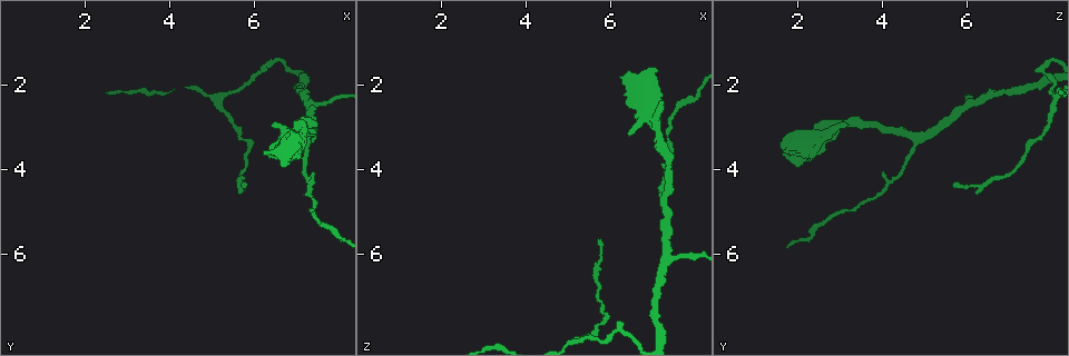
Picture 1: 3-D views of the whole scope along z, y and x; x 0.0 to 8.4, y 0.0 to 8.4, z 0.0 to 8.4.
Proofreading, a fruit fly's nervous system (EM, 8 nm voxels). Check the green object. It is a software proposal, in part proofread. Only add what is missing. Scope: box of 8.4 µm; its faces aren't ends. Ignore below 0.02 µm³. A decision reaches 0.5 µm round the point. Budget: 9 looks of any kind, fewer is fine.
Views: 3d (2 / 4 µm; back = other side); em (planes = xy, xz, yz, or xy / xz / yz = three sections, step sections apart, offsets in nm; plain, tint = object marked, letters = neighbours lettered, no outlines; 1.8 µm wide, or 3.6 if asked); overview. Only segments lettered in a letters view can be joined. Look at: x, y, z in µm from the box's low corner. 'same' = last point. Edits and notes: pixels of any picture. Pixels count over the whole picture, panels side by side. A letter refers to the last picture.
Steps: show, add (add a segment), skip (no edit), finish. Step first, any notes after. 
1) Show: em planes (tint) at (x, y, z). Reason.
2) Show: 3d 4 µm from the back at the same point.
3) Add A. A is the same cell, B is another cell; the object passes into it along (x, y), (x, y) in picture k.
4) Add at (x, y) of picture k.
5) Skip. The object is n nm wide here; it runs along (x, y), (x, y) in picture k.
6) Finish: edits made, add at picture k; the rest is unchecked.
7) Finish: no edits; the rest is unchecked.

Show: 3d 4 µm at (5.75, 4.40, 5.65). Thin end.

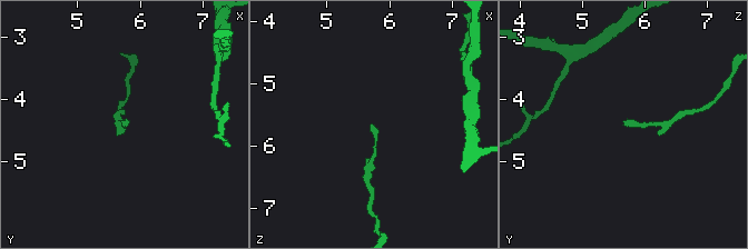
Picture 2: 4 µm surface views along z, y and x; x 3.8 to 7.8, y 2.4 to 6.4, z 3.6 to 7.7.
Show: em xz step 16 (tint) at (5.70, 4.35, 5.65).

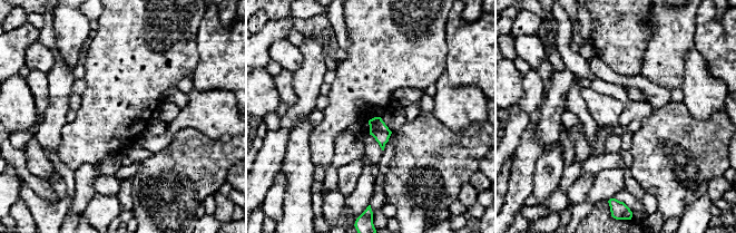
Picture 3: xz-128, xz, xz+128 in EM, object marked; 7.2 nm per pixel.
Show: em planes (letters) at the same point. Cut it another way.

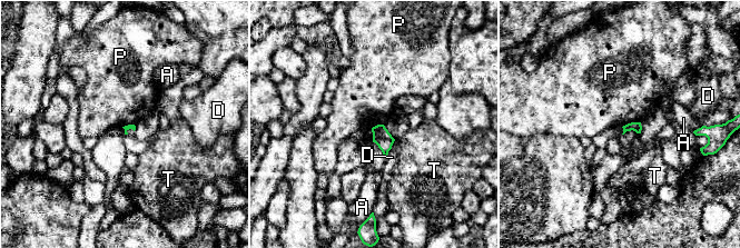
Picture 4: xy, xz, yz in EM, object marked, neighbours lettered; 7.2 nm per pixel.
Skip. A, D, P and T are other cells; a border runs along (640, 121), (631, 121), (622, 127) in picture 4; none of them fits.

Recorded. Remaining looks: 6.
Show: em planes (letters) at (6.40, 3.05, 3.10). Thick end.

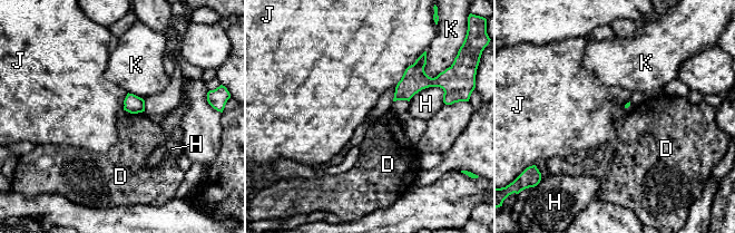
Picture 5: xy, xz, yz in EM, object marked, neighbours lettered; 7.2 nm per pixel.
Skip. D, H, J and K are other cells; a border runs along (143, 110), (130, 114) in picture 5; no lettered segment goes on from it.

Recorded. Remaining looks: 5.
Show: 3d 2 µm at (7.30, 3.30, 4.80). Arms part here.

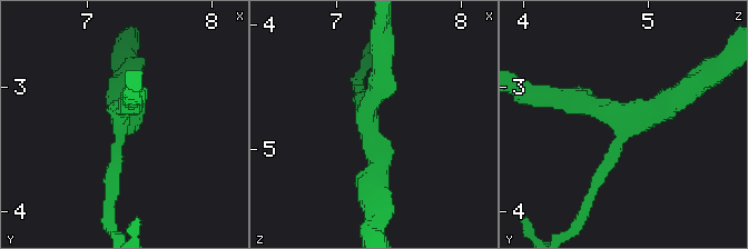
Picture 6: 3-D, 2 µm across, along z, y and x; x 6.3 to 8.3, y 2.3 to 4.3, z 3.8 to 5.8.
Show: em yz step 8 (tint) at (7.26, 3.24, 4.78). 3 arms meet here; now the EM.

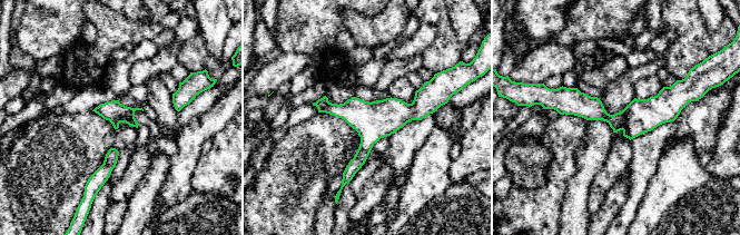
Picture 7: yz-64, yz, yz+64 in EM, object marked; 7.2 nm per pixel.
Show: em xy step 8 (letters) at the same point. Cut it another way.

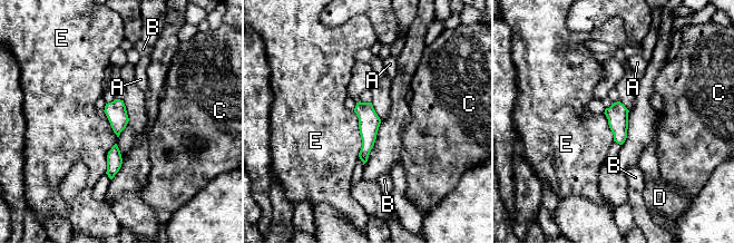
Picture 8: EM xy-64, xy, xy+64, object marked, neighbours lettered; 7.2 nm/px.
Skip. The object is 150 nm wide here; A, B, C, D and E are other cells; a border runs along (353, 110), (361, 139), (359, 156) in picture 8; no lettered segment goes on from it.

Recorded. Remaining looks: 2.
Finish: no edits; the rest is unchecked.

